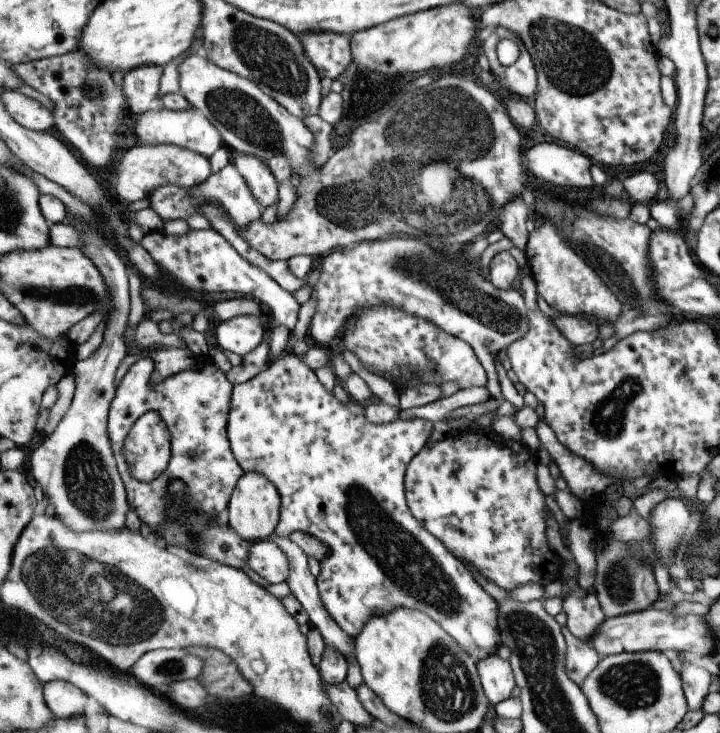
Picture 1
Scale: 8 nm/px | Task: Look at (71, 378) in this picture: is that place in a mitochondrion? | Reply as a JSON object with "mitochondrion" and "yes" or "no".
{"mitochondrion":"no"}

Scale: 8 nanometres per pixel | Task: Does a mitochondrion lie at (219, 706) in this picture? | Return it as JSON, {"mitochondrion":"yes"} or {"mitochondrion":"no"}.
{"mitochondrion":"no"}

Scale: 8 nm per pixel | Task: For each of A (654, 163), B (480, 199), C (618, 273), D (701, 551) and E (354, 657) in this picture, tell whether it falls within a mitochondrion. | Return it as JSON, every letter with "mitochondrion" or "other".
{"A":"other","B":"mitochondrion","C":"mitochondrion","D":"mitochondrion","E":"other"}

